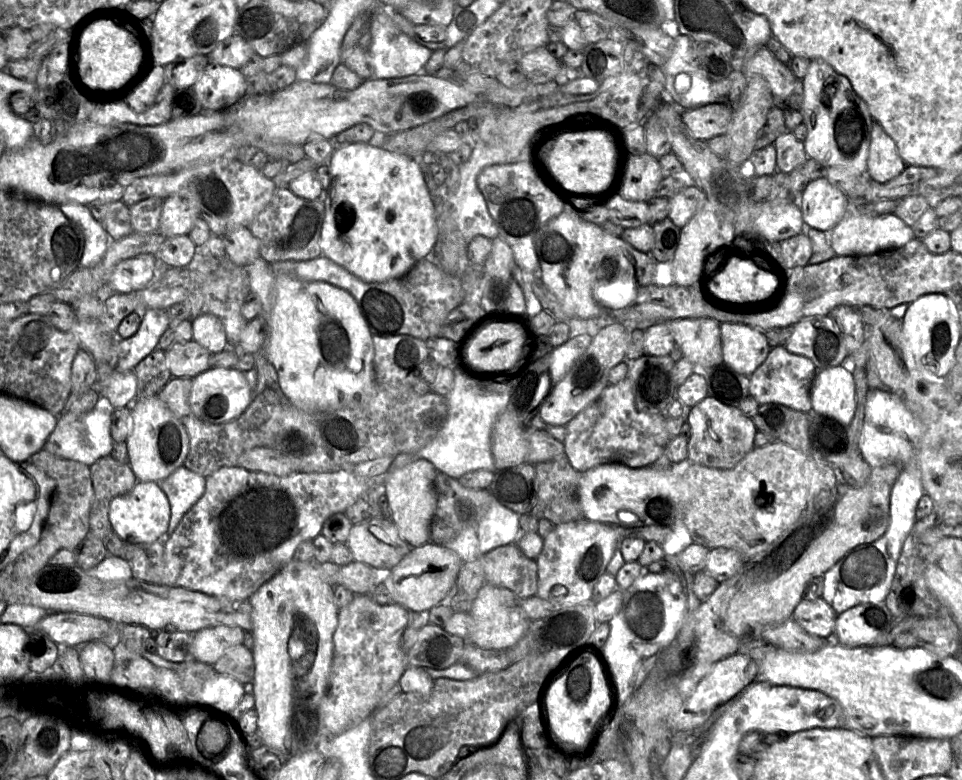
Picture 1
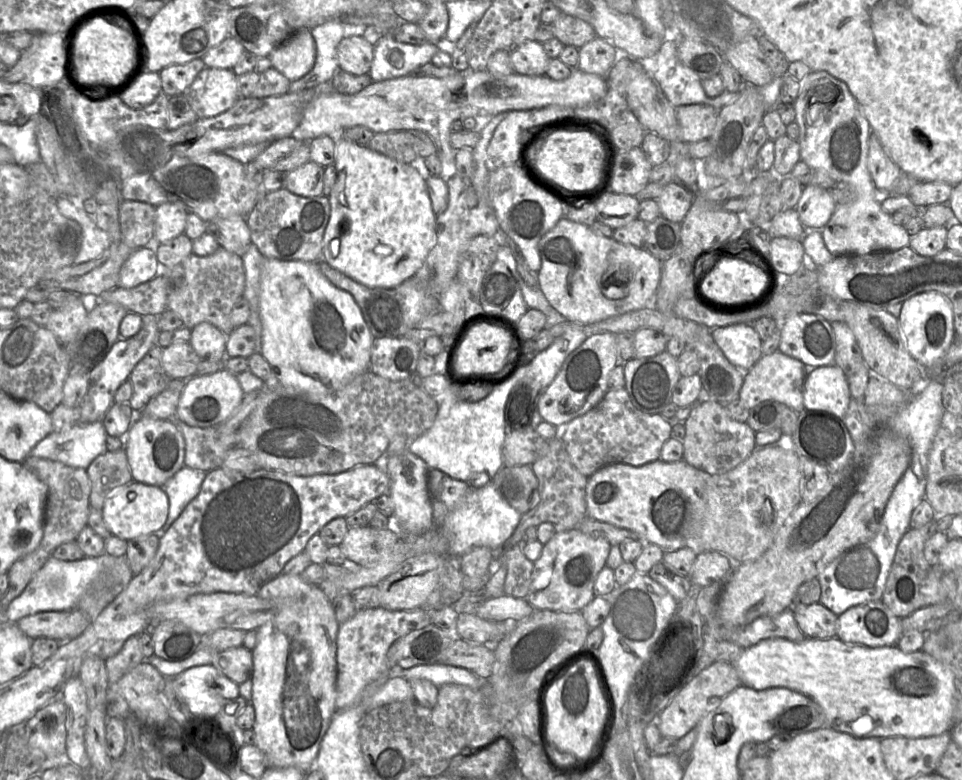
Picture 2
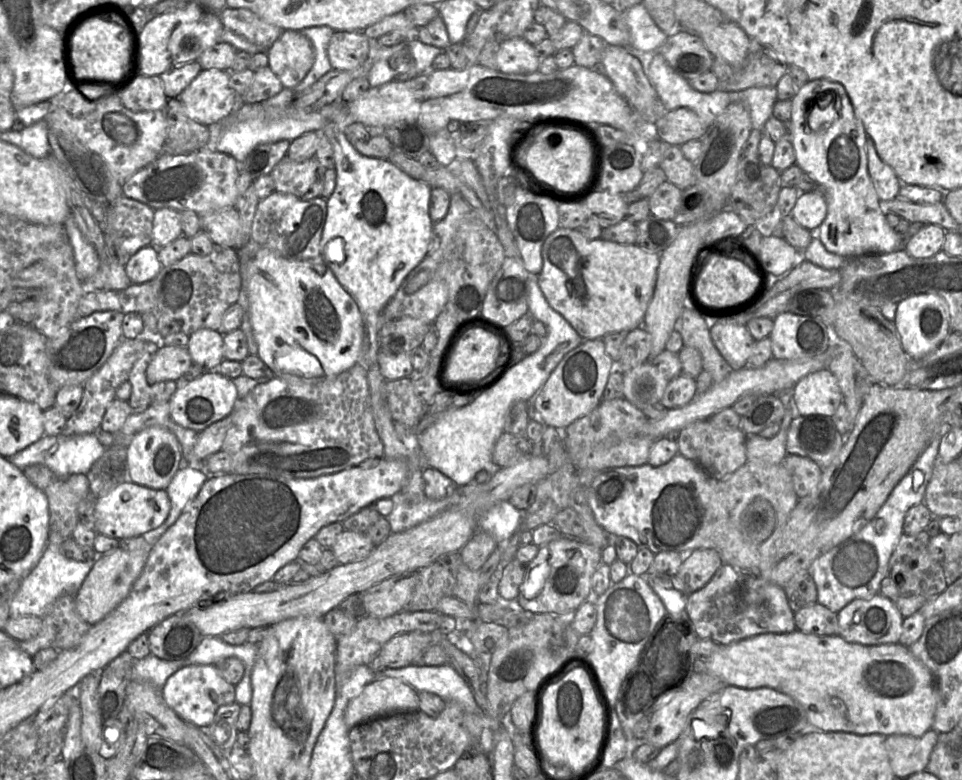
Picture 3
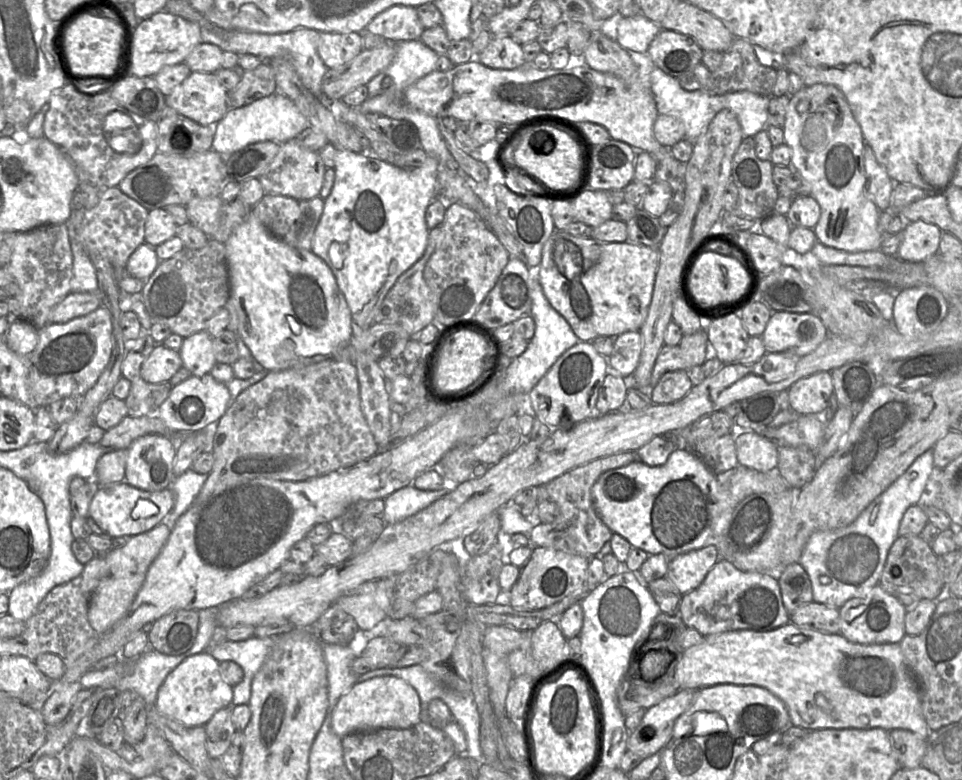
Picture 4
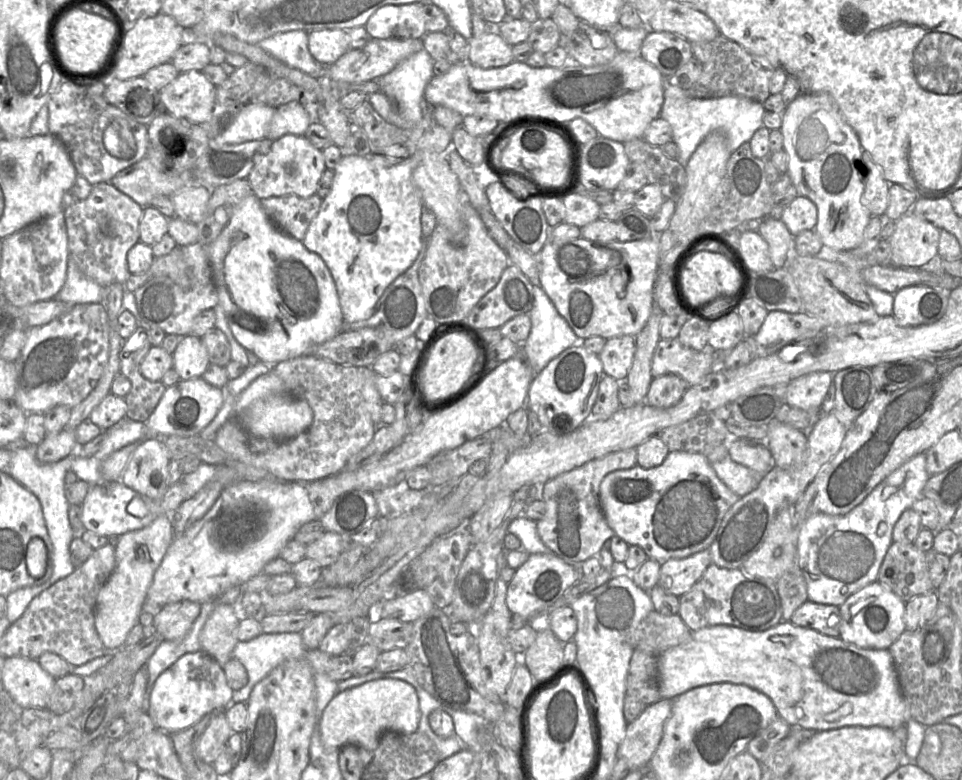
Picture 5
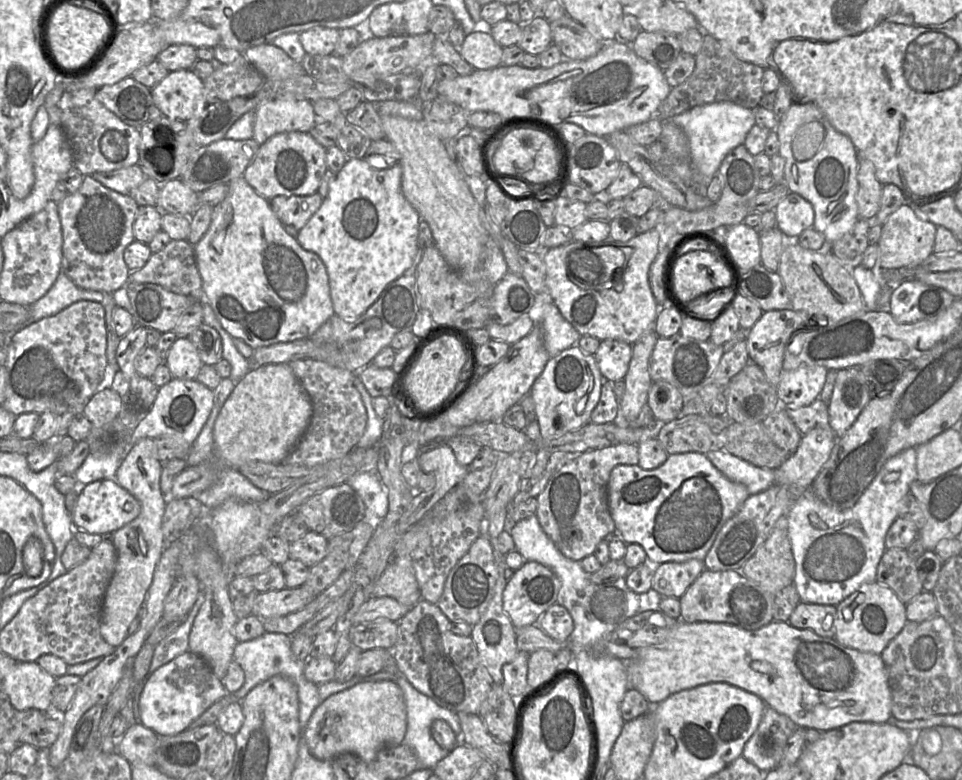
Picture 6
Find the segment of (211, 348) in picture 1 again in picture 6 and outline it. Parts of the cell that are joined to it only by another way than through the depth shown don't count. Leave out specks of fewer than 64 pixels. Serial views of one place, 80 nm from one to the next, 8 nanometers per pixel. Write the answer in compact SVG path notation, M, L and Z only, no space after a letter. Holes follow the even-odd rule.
M188 337L177 338L170 347L165 359L165 365L174 379L195 379L203 366L198 352Z

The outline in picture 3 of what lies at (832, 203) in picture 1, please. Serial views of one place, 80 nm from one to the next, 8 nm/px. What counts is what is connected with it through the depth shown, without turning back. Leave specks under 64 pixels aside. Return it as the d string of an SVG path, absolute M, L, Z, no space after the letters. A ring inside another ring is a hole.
M821 190L800 192L791 215L802 227L816 233L827 215L827 202Z

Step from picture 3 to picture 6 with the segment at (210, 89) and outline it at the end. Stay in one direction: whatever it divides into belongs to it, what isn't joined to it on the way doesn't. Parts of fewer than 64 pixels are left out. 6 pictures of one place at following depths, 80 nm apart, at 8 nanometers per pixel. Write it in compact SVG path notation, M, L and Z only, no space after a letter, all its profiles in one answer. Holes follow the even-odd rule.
M190 69L169 72L169 74L151 89L153 104L162 114L175 121L188 121L199 116L207 107L203 80Z

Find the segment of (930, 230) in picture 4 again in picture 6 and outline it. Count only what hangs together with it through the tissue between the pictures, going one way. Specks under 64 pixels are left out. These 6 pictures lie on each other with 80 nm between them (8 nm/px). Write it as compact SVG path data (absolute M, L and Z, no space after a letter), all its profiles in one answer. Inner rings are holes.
M904 203L882 224L881 236L877 242L880 269L893 270L919 265L934 253L935 234L936 226L917 215L915 208L909 203Z

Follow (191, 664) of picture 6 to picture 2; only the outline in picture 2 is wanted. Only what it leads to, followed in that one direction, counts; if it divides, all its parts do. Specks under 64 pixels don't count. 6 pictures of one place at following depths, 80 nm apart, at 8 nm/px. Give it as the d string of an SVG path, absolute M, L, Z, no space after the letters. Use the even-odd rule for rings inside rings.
M212 664L195 666L167 679L173 679L174 688L193 714L192 718L202 726L209 726L227 702L240 696L239 684L227 678Z

